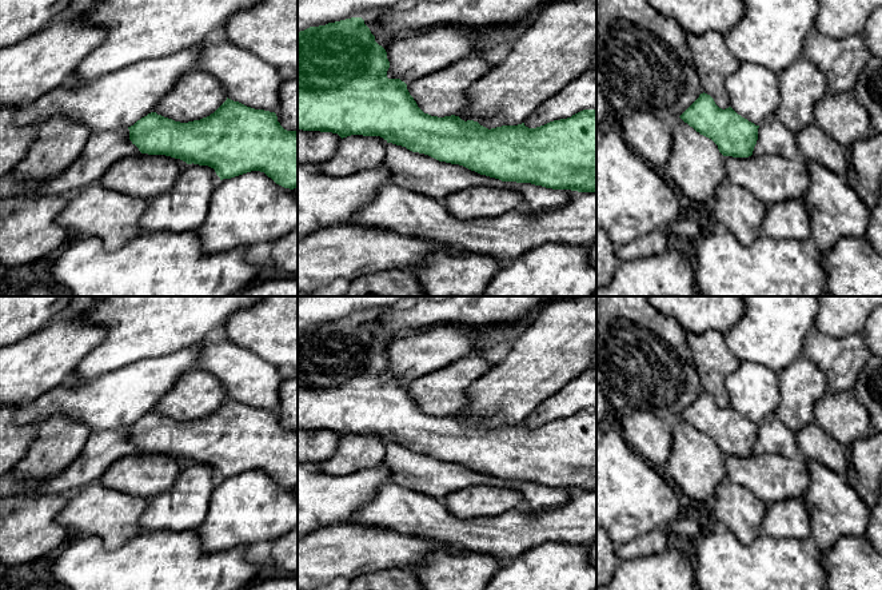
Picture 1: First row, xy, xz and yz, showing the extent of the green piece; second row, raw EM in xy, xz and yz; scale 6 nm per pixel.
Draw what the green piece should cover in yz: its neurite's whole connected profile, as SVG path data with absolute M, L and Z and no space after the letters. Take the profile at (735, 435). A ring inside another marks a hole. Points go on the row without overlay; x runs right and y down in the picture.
M705 391L679 416L711 438L723 455L779 454L785 458L799 455L795 434L781 422L771 418L755 424L731 406L719 407Z

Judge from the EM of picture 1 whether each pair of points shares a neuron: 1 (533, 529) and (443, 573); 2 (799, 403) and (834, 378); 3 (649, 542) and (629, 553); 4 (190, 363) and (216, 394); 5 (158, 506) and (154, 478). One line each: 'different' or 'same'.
1: different
2: same
3: same
4: different
5: different

